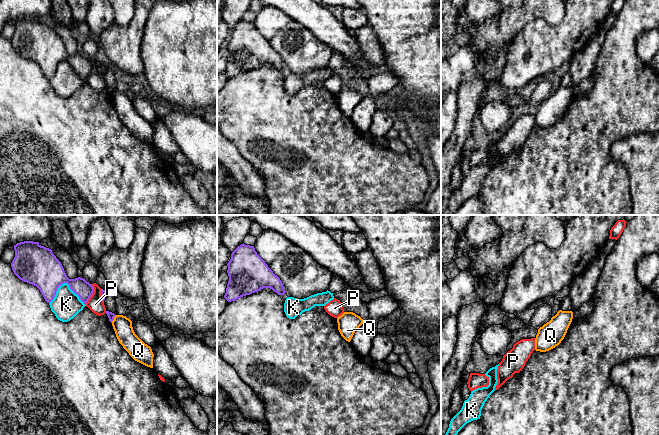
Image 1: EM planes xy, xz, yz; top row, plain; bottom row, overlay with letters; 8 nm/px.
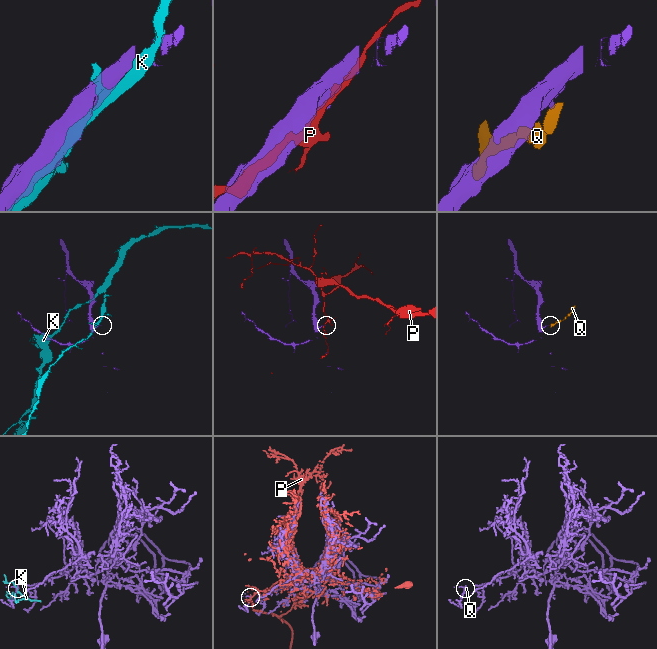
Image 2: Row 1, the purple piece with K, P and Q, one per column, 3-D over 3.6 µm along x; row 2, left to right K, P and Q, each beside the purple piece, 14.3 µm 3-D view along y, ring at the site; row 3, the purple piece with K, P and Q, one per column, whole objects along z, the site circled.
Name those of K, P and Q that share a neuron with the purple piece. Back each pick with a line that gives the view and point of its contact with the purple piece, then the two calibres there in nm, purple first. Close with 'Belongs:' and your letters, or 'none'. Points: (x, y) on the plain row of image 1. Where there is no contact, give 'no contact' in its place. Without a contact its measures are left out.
Belongs: none

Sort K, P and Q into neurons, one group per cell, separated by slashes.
K / P / Q

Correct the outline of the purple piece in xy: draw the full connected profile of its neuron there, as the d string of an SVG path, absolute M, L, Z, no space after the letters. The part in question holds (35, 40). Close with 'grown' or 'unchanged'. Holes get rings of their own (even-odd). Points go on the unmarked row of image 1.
M24 17L14 21L15 33L11 39L14 50L22 57L36 62L45 77L50 79L58 64L67 59L86 80L94 68L92 60L84 54L69 55L61 38L52 26L39 18Z; unchanged

